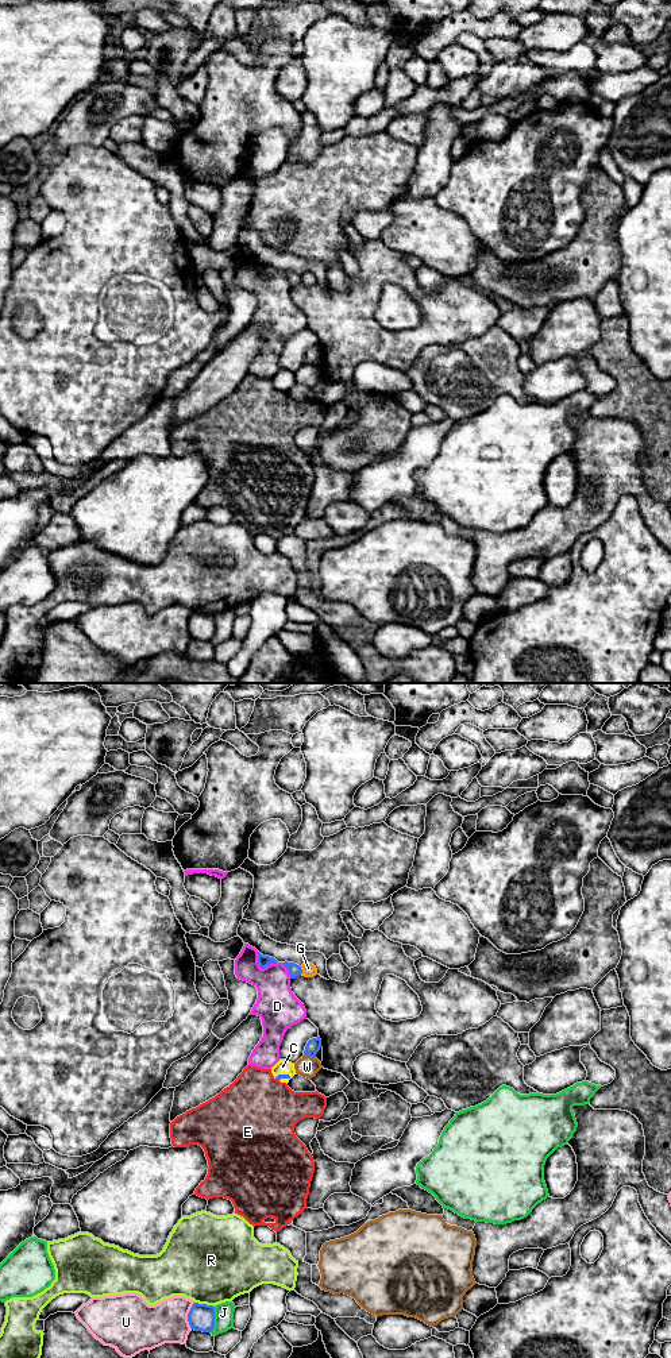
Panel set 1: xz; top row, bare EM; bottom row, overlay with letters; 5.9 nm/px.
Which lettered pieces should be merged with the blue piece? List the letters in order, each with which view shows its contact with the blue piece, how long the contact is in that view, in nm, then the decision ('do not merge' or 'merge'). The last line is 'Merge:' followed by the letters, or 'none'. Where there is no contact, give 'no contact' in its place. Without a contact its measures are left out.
C: meets blue in xz; contact 100 nm long; merge
D: meets blue in xz; contact 140 nm long; do not merge
E: meets blue in xz; contact 30 nm long; do not merge
G: meets blue in xz; contact 50 nm long; do not merge
J: meets blue in xz; contact 160 nm long; do not merge
R: meets blue in xz; contact 120 nm long; do not merge
U: meets blue in xz; contact 170 nm long; do not merge
W: meets blue in xz; contact 70 nm long; do not merge
Merge: C

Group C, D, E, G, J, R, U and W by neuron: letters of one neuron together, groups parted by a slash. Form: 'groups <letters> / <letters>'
groups C / D / E / G / J / R / U / W

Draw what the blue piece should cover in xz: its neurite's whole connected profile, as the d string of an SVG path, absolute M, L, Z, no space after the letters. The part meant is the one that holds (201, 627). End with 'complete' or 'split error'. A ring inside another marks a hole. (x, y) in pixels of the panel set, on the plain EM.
M193 612L188 630L194 640L211 641L215 636L215 616Z; complete

